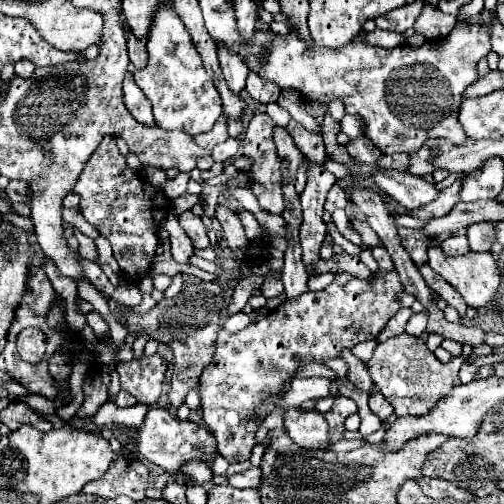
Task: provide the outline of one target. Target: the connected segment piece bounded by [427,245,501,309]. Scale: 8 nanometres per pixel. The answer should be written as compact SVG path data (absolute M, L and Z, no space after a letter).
M429 245L427 255L429 255L427 263L447 283L451 283L461 293L461 297L465 299L465 303L469 307L481 309L481 307L487 307L489 303L495 301L495 293L497 293L499 283L501 283L501 273L499 273L499 269L497 269L495 259L493 259L491 253L467 253L465 257L447 257L447 255L443 255L441 245Z

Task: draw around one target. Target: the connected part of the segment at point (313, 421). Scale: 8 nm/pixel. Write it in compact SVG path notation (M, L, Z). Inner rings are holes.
M287 407L283 411L283 423L291 439L299 447L325 451L329 445L327 439L327 423L317 409L303 409L303 407Z

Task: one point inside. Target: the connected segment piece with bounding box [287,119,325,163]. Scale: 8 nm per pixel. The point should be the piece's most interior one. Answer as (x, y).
(310, 144)

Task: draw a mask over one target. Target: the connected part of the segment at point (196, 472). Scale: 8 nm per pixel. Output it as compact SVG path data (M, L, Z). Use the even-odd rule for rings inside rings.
M203 461L187 463L187 465L183 465L181 471L187 473L187 475L191 475L199 485L211 485L211 481L213 481L213 473L209 471L209 467L203 465Z

